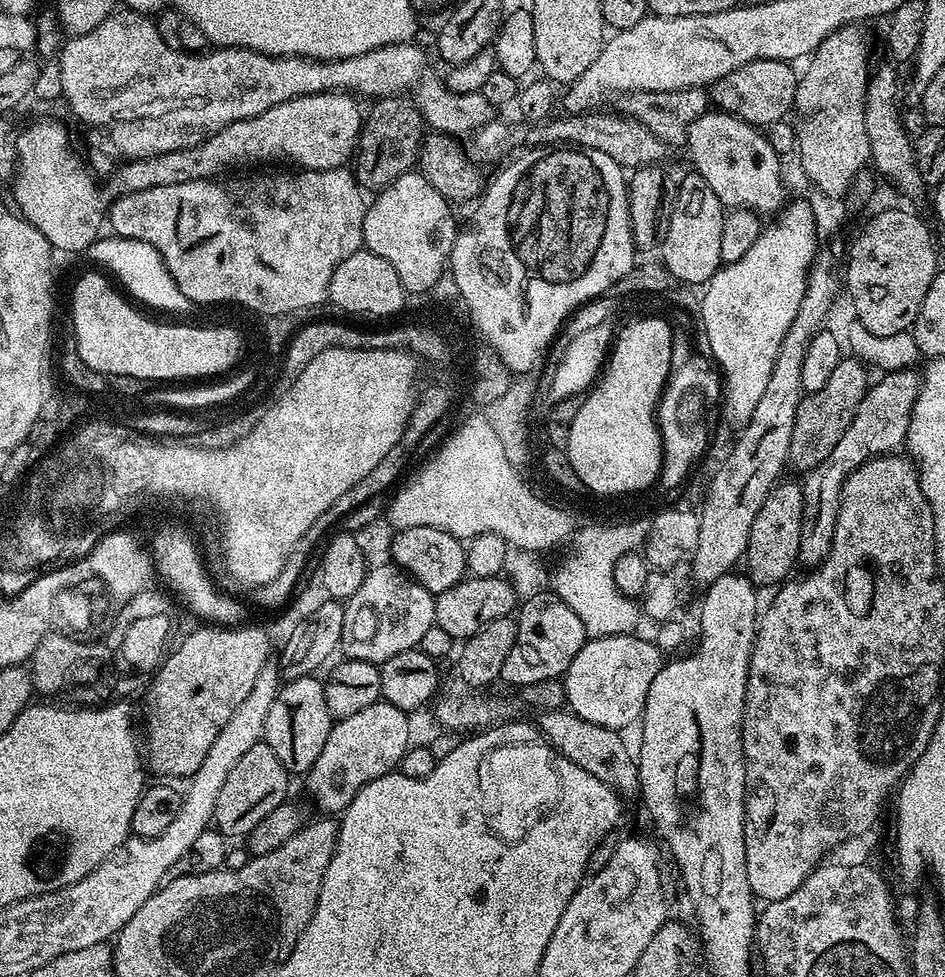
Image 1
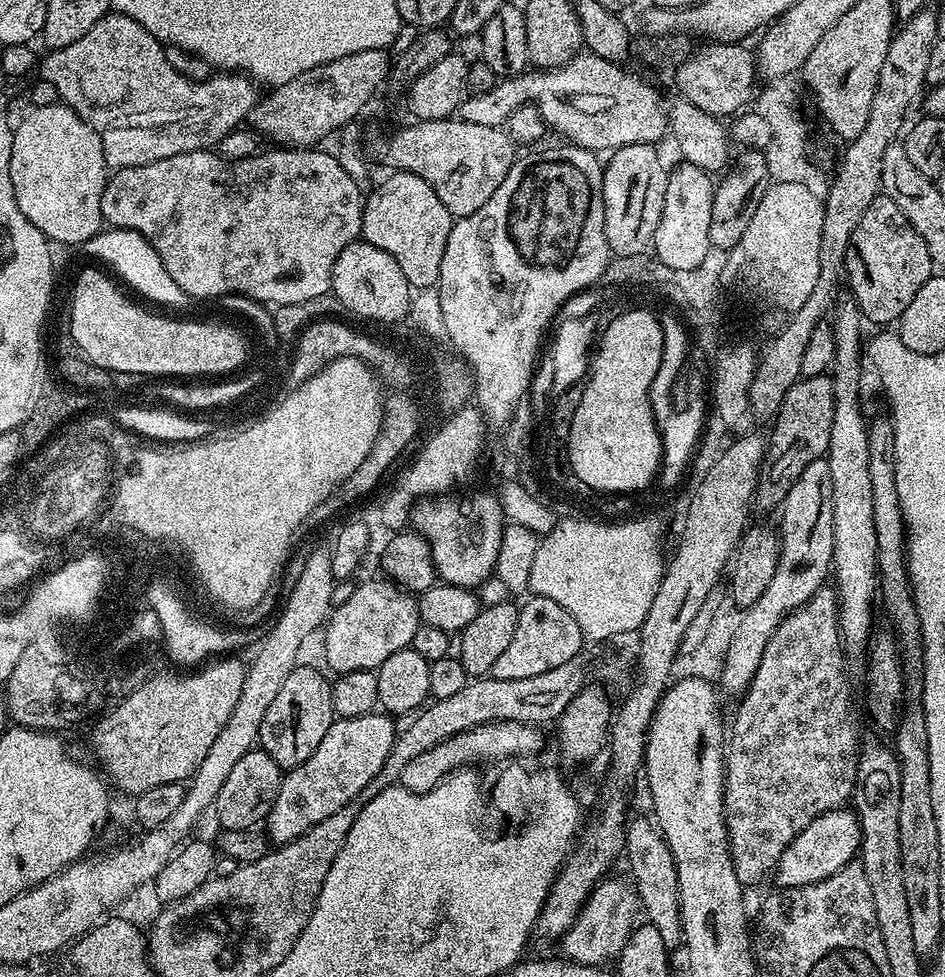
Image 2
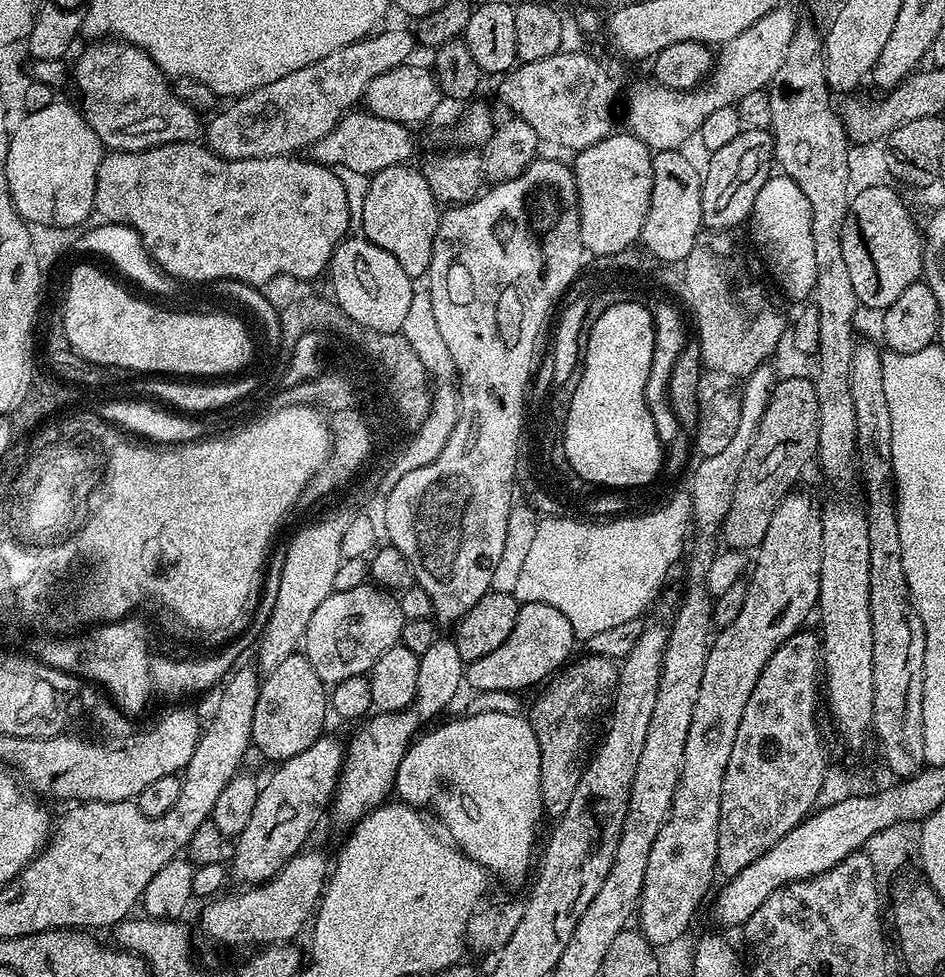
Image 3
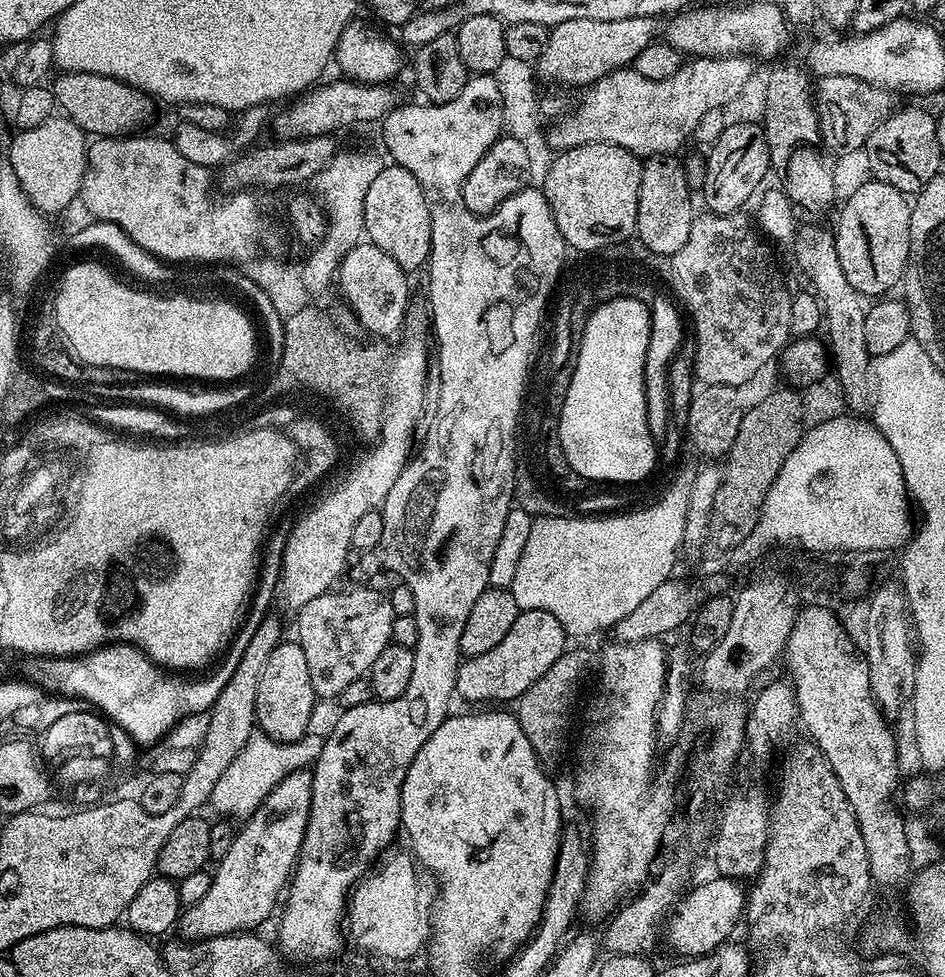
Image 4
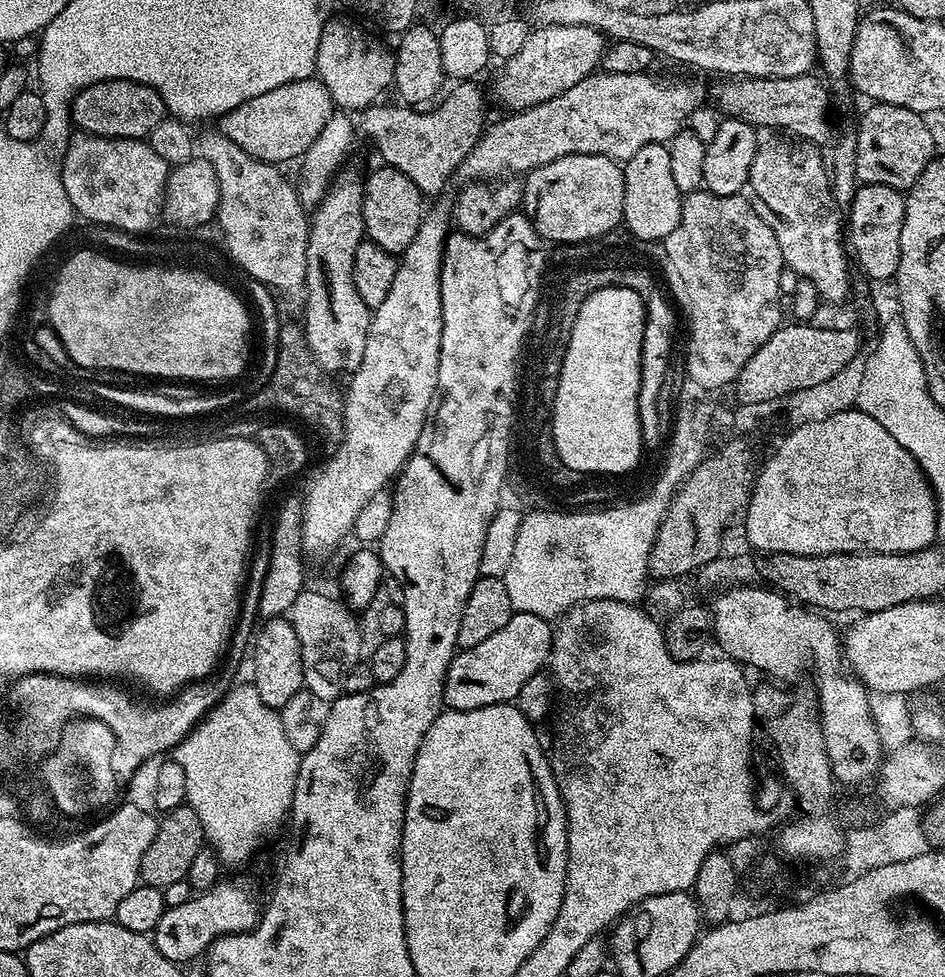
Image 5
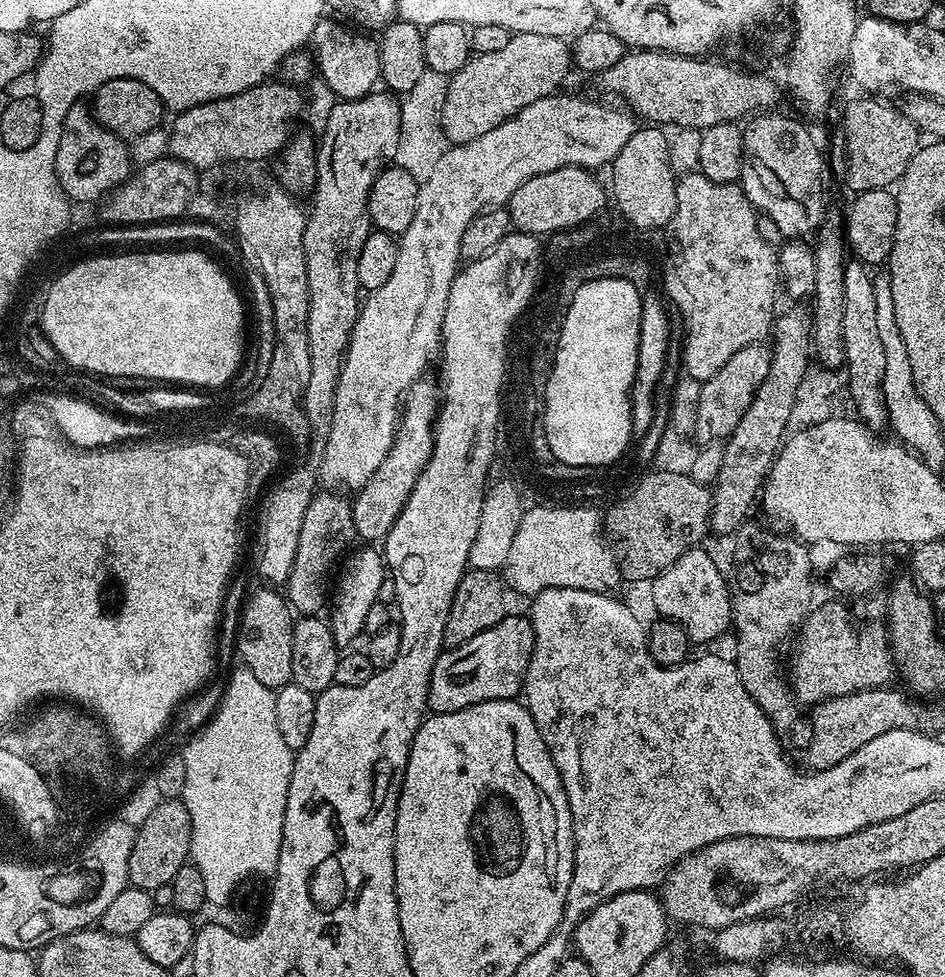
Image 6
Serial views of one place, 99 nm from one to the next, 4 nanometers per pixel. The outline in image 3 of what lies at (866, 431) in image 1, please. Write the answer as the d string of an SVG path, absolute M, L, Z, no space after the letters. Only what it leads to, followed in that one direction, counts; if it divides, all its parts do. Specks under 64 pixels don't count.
M796 495L785 496L778 510L774 510L774 518L770 518L770 530L766 530L766 538L762 538L760 547L754 552L754 563L750 568L752 580L747 581L748 593L746 602L742 602L742 611L738 618L734 618L734 622L730 622L730 626L715 633L708 649L702 686L698 690L698 702L694 706L694 718L690 722L690 734L686 734L684 765L680 771L680 781L674 790L672 808L668 811L668 821L660 826L658 838L654 838L654 846L650 846L650 854L646 858L646 878L638 905L638 928L654 946L671 942L692 928L692 915L703 902L712 879L718 876L716 855L722 806L722 778L726 778L726 762L730 762L730 750L734 750L734 734L738 734L742 710L746 710L746 702L750 702L750 694L754 694L754 686L758 686L758 678L766 662L770 662L774 650L778 650L778 646L782 646L786 638L796 635L805 627L804 619L811 612L813 615L814 609L820 603L822 512L818 504L816 508L810 497Z

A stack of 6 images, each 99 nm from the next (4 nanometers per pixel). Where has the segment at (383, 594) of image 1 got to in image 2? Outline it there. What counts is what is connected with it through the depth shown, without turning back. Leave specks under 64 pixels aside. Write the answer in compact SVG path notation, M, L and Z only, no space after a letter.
M387 578L357 583L350 598L335 605L327 617L323 629L324 660L336 674L373 671L386 662L390 654L398 654L398 650L409 647L419 625L420 605L415 595L405 592Z

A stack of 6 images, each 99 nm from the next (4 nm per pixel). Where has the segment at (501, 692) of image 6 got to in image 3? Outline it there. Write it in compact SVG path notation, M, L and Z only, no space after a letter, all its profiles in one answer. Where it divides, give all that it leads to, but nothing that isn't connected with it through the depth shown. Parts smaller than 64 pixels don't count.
M546 602L521 604L518 622L514 622L510 638L506 638L498 650L486 654L486 658L478 658L467 665L467 687L477 688L480 692L520 692L535 684L543 685L549 677L559 673L569 663L568 655L577 644L574 630L570 622L566 622L566 614L562 614L562 610L546 606Z

